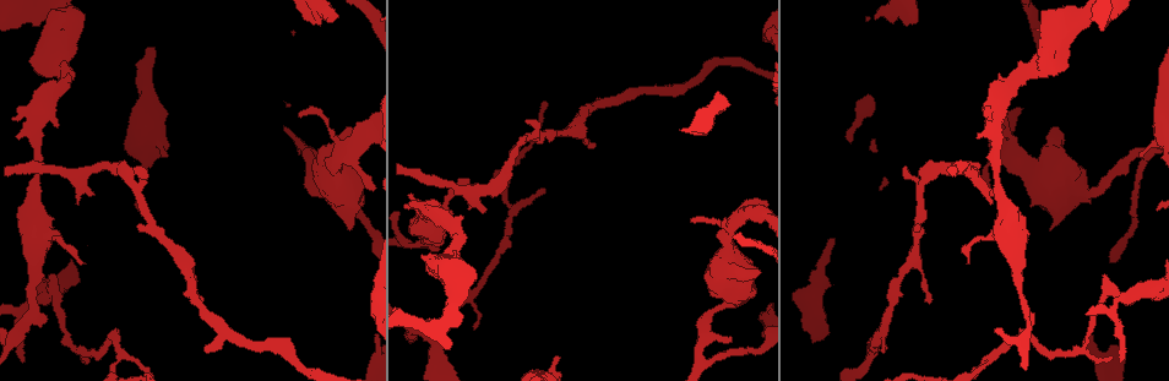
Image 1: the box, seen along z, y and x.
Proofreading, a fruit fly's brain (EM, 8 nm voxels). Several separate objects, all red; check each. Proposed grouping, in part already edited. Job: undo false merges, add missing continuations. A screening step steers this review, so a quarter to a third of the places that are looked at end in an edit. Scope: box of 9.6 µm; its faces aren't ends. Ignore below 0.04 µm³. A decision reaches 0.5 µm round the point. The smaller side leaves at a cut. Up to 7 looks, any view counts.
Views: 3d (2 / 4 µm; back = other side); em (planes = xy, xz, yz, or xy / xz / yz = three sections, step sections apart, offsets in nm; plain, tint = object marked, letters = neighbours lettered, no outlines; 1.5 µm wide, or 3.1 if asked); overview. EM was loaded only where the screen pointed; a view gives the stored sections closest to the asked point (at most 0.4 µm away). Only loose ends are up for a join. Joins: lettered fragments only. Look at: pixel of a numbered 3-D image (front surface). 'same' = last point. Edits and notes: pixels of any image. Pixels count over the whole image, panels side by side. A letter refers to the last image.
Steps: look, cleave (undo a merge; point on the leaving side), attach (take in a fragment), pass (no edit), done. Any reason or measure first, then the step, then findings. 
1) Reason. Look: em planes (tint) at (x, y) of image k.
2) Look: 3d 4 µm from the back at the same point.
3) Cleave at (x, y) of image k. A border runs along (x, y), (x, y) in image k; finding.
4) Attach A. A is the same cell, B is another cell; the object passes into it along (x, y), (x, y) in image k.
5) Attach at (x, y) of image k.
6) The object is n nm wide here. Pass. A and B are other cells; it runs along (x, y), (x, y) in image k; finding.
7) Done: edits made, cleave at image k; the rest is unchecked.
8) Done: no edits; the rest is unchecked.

Look: em xy step 4 (tint) at (1089, 190) of image 1.

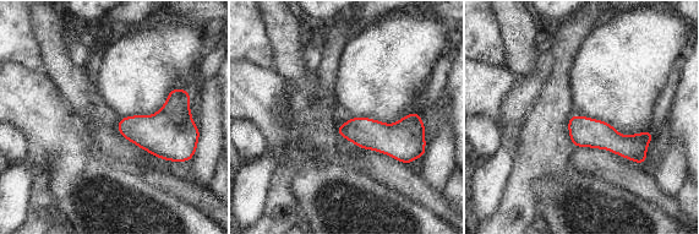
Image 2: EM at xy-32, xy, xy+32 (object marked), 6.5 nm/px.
Look: em planes (tint) at the same point.

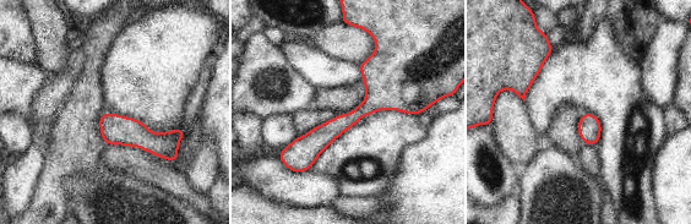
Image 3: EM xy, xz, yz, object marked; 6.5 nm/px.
Look: em planes (letters) at the same point.

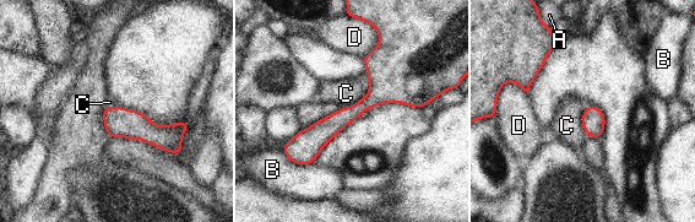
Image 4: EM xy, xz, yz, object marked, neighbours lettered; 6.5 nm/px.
Pass. A, B, C and D are other cells; a border runs along (367, 72), (369, 90), (341, 108) in image 4; continuous, no second cell.

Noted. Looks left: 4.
Branch stops here. Look: em planes (letters) at (167, 157) of image 1.

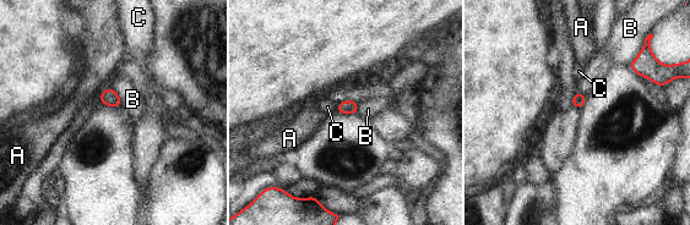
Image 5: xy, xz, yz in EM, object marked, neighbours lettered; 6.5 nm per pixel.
The object is 90 nm wide here. Pass. A, B and C are other cells; a border runs along (113, 88), (123, 105) in image 5; none of them fits.

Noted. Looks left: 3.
Look: em xy step 4 (tint) at (1123, 296) of image 1.

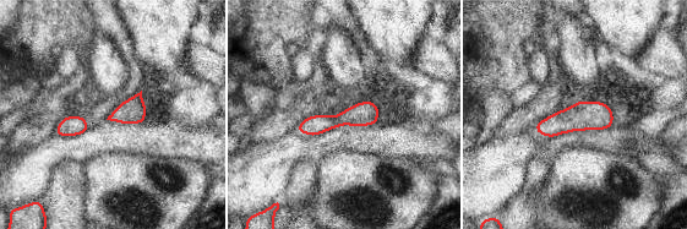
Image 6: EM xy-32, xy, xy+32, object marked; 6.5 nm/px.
Look: em planes (letters) at the same point.

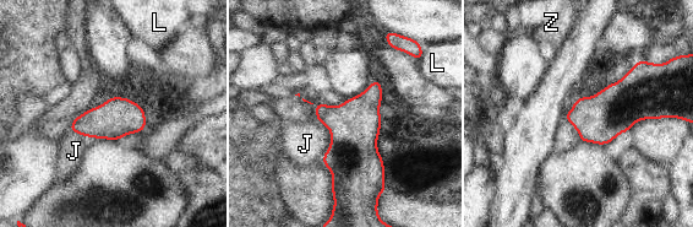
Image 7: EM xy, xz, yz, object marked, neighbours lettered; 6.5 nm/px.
The object is 260 nm wide here. Pass. J, L and Z are other cells; a border runs along (316, 119), (329, 133), (321, 161) in image 7; all the same cell.

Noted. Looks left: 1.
Done: no edits; the rest is unchecked.

